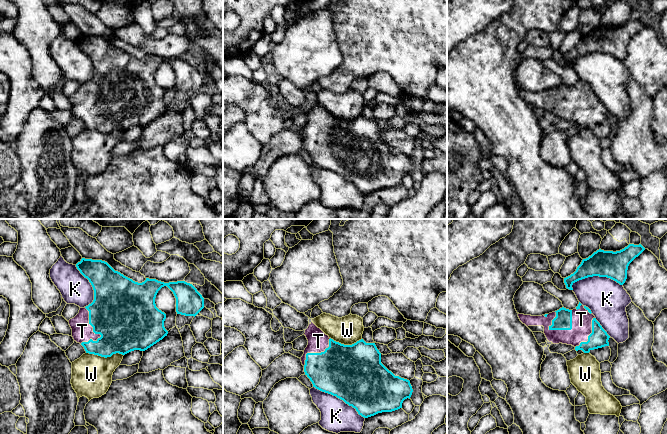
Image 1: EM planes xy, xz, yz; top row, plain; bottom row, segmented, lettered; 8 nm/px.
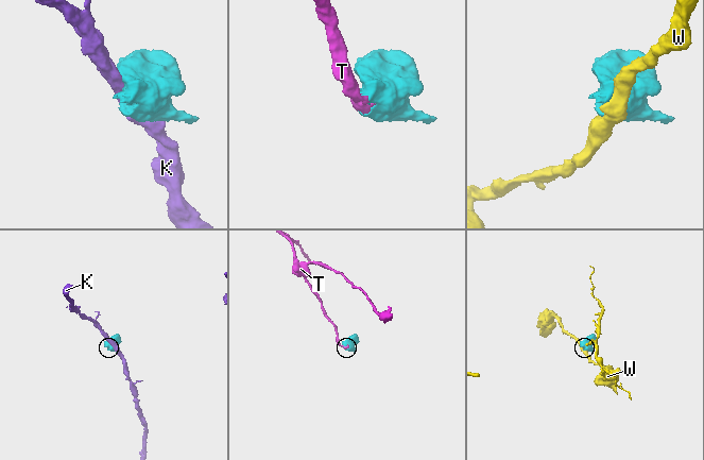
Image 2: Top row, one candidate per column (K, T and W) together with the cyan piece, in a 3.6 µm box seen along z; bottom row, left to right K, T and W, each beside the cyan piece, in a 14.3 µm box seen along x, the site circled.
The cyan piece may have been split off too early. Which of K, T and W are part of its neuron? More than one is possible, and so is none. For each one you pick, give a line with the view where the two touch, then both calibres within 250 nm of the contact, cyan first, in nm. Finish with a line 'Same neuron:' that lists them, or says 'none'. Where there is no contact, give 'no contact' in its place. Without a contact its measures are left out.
T: contact in yz; calibres 140 and 160 nm
Same neuron: T

